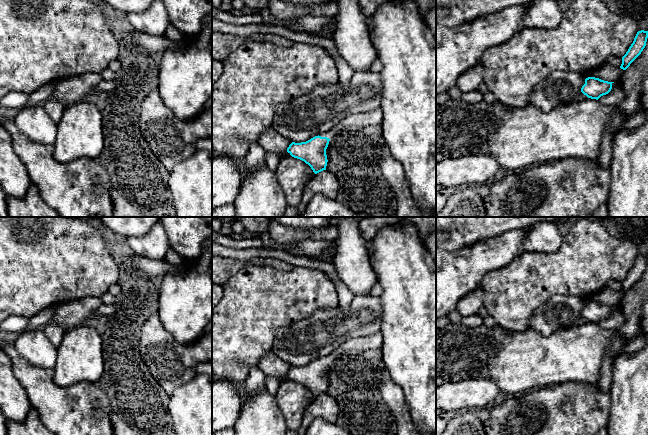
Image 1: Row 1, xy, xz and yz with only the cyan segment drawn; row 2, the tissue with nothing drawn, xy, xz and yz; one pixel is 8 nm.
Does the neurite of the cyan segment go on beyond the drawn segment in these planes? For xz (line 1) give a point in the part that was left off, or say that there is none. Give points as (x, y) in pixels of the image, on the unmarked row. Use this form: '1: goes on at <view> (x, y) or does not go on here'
1: goes on at xz (374, 341)

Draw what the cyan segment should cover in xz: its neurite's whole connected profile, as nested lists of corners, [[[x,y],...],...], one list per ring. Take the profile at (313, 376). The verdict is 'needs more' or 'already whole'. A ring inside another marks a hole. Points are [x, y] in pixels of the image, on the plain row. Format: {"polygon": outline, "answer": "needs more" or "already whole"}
{"polygon": [[[381,331],[370,336],[349,339],[332,353],[315,360],[306,366],[292,366],[287,372],[287,376],[292,381],[304,385],[311,391],[313,396],[317,398],[326,394],[328,386],[326,373],[333,359],[339,357],[343,352],[348,350],[376,350],[380,349],[382,344],[383,334]]], "answer": "needs more"}

